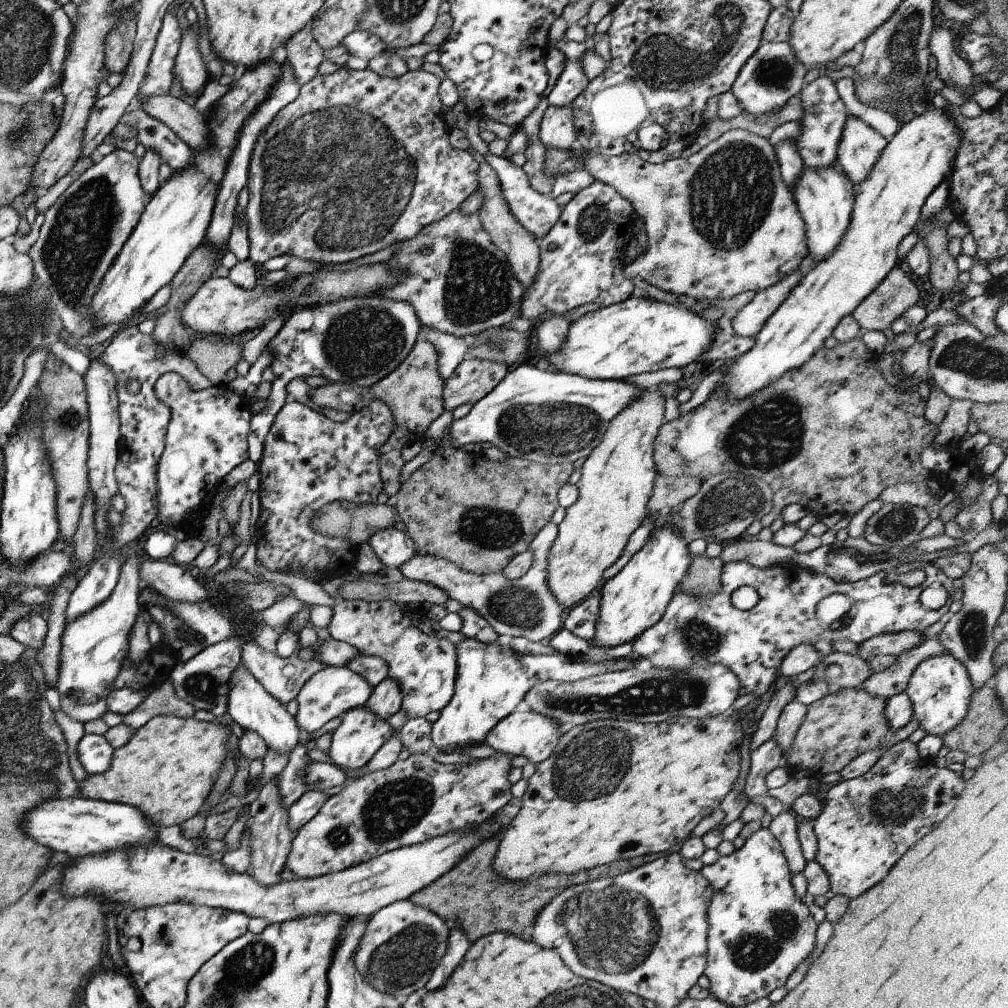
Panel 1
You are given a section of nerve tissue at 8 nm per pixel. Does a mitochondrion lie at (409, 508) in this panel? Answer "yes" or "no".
no

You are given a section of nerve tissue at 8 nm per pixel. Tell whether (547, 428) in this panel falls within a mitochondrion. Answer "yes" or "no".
yes

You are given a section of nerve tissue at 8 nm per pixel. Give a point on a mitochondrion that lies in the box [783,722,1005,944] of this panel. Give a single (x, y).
(894, 808)

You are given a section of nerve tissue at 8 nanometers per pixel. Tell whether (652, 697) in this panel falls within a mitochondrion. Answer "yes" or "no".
yes

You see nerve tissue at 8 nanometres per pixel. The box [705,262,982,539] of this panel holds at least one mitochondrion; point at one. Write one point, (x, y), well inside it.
(766, 437)

